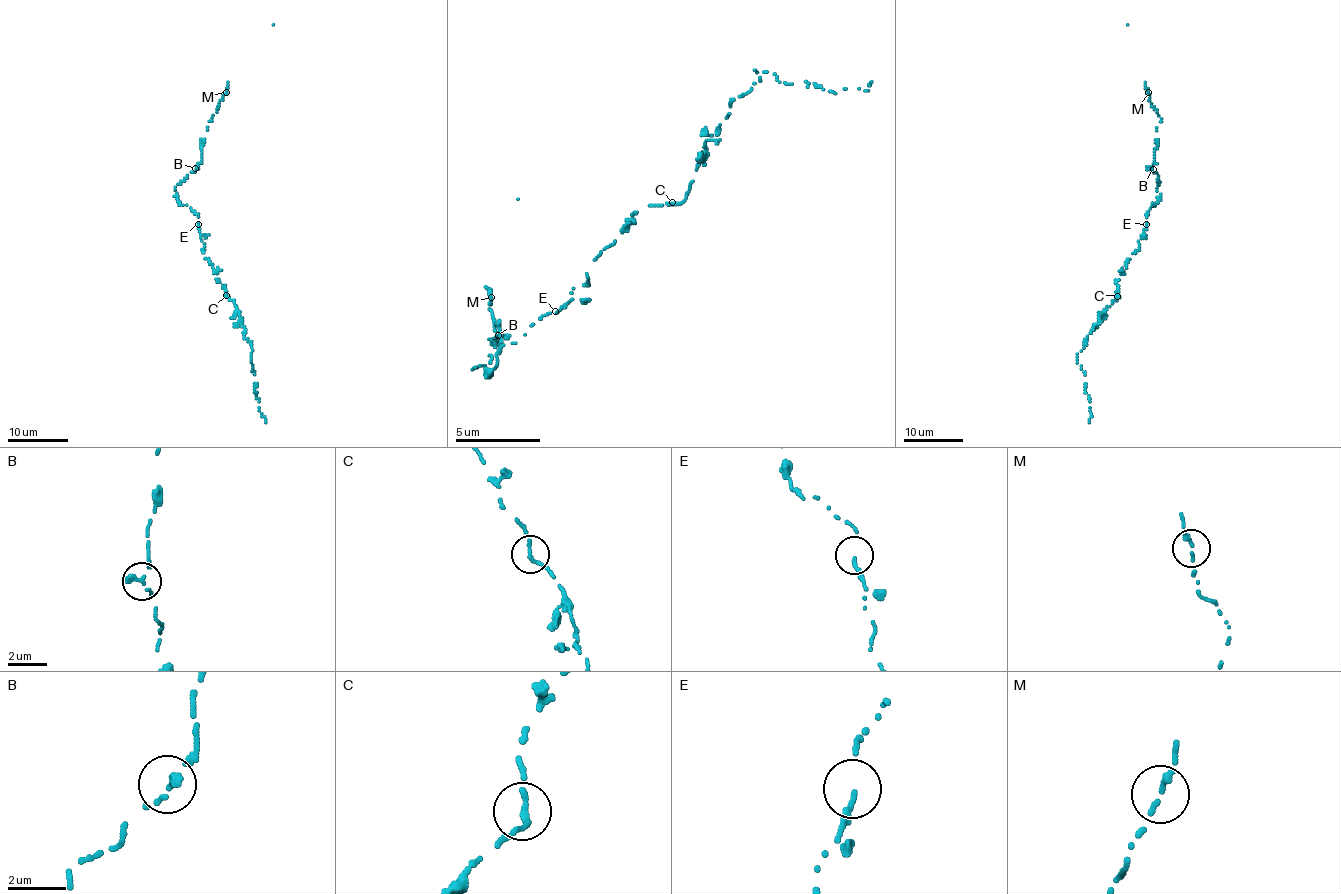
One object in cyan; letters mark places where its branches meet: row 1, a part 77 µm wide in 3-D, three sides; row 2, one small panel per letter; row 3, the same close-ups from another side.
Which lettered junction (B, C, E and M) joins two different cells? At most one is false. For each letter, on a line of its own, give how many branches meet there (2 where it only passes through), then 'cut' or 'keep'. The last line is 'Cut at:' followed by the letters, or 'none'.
B: branches 2; keep
C: branches 2; keep
E: branches 2; keep
M: branches 2; keep
Cut at: none

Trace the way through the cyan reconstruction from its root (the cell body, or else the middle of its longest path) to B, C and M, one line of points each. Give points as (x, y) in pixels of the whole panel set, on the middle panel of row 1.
B: (555, 311), (499, 350), (496, 367), (485, 372), (473, 368), (486, 364), (501, 340), (498, 335)
C: (555, 311), (567, 307), (572, 289), (589, 284), (586, 271), (632, 215), (672, 201)
M: (555, 311), (485, 372), (473, 368), (506, 336), (489, 341), (497, 330), (491, 297)

